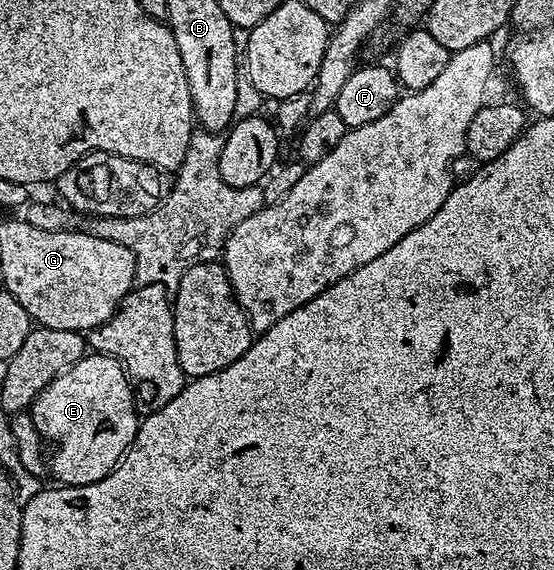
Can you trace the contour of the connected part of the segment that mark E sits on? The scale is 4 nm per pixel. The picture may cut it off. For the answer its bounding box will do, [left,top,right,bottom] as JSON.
[30,354,141,488]

